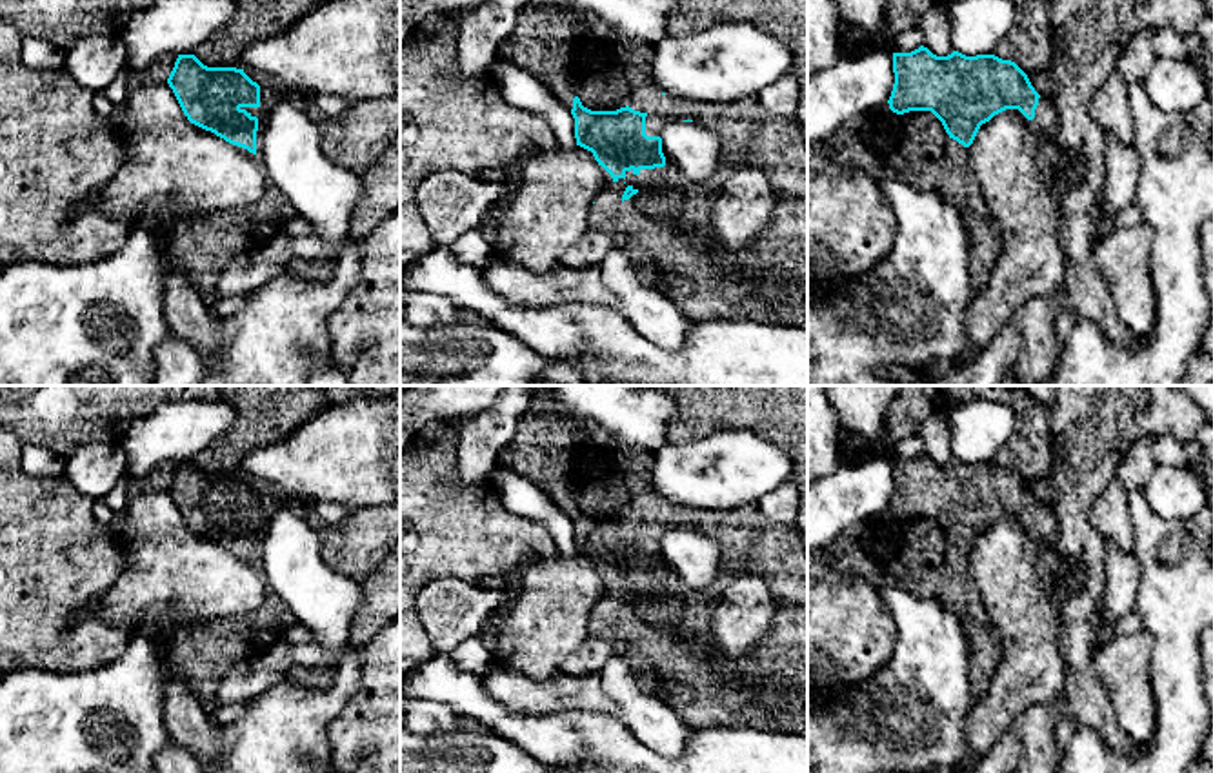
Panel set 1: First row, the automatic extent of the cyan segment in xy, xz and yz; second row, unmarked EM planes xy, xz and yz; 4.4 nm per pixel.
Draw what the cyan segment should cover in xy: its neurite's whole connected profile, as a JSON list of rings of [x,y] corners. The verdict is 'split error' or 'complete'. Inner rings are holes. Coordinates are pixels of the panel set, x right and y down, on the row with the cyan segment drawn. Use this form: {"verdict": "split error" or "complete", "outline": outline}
{"verdict": "complete", "outline": [[[178,55],[167,84],[191,124],[256,155],[258,118],[246,109],[260,107],[260,85],[244,69],[207,67],[195,55]]]}

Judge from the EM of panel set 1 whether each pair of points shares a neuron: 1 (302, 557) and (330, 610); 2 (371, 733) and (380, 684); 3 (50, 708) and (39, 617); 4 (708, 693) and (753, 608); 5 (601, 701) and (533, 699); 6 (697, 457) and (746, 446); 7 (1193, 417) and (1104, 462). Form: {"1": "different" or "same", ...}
{"1": "same", "2": "same", "3": "different", "4": "different", "5": "same", "6": "same", "7": "same"}

